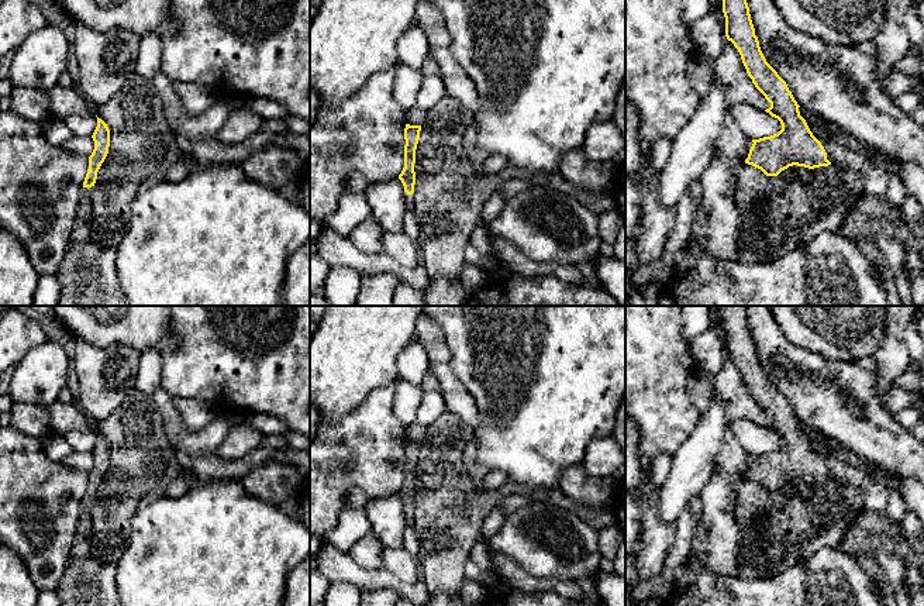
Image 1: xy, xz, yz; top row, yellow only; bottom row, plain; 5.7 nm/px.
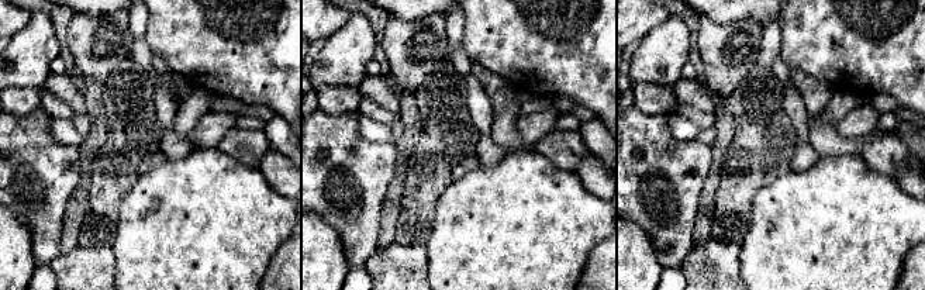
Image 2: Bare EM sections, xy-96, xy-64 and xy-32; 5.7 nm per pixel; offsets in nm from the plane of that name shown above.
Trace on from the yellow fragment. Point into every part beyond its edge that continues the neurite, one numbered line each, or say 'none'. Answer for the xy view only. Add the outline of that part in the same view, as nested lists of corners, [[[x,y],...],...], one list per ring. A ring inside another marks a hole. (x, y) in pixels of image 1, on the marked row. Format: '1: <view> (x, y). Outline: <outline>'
1: xy (82, 226). Outline: [[[82,189],[77,213],[72,227],[72,241],[85,242],[92,235],[92,193]]]

